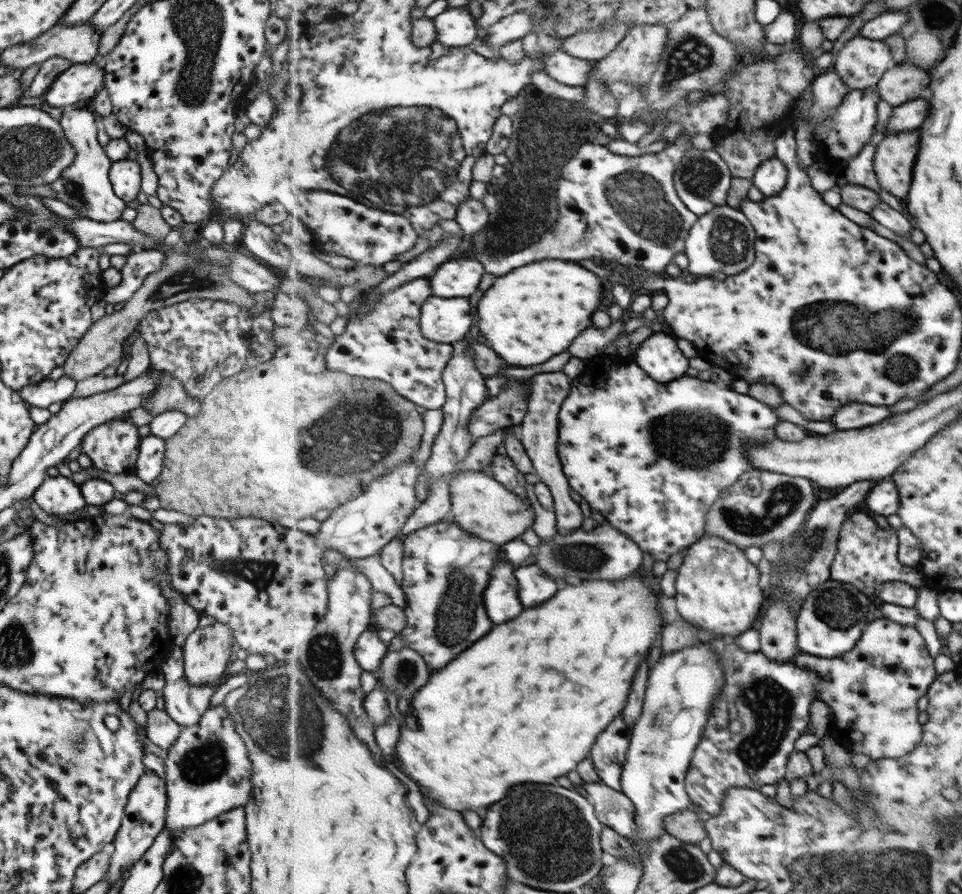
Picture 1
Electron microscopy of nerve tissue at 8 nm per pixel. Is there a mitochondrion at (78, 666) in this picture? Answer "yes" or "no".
no

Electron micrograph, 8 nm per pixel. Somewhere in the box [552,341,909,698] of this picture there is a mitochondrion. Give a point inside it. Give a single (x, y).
(706, 437)

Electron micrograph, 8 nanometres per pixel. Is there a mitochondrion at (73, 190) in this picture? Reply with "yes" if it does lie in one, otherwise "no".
yes

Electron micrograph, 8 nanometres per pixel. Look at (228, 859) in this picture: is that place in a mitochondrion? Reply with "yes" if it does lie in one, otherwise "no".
yes

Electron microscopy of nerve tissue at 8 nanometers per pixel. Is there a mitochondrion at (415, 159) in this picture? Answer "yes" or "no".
yes

